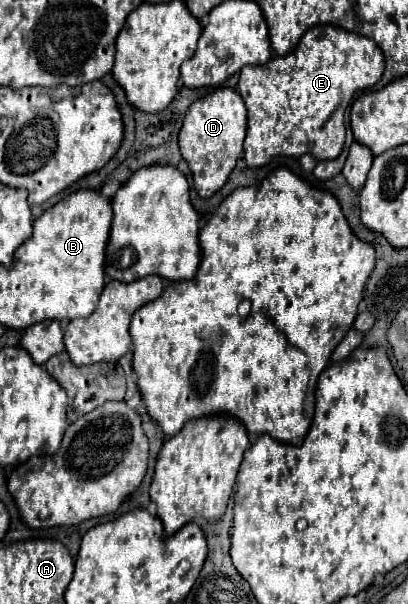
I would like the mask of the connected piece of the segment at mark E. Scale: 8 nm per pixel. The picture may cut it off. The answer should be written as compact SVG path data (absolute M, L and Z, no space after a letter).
M316 25L304 33L294 51L270 59L266 65L248 65L240 71L238 93L248 109L248 133L244 141L244 159L248 167L266 165L272 157L300 157L312 153L316 159L336 159L344 147L344 113L360 89L372 87L384 73L384 53L368 37L346 31L336 25Z

